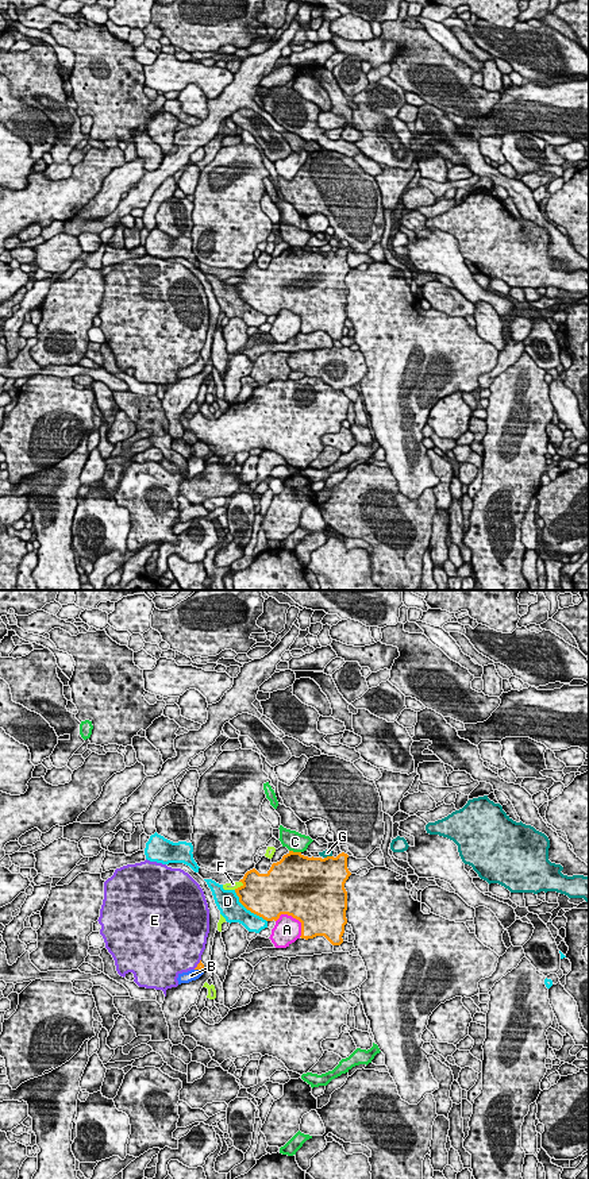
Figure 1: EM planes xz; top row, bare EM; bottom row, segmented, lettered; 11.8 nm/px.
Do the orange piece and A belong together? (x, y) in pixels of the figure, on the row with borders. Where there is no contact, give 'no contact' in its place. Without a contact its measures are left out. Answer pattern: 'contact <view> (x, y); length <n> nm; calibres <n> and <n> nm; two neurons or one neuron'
contact xz (297, 919); length 360 nm; calibres 500 and 320 nm; two neurons

